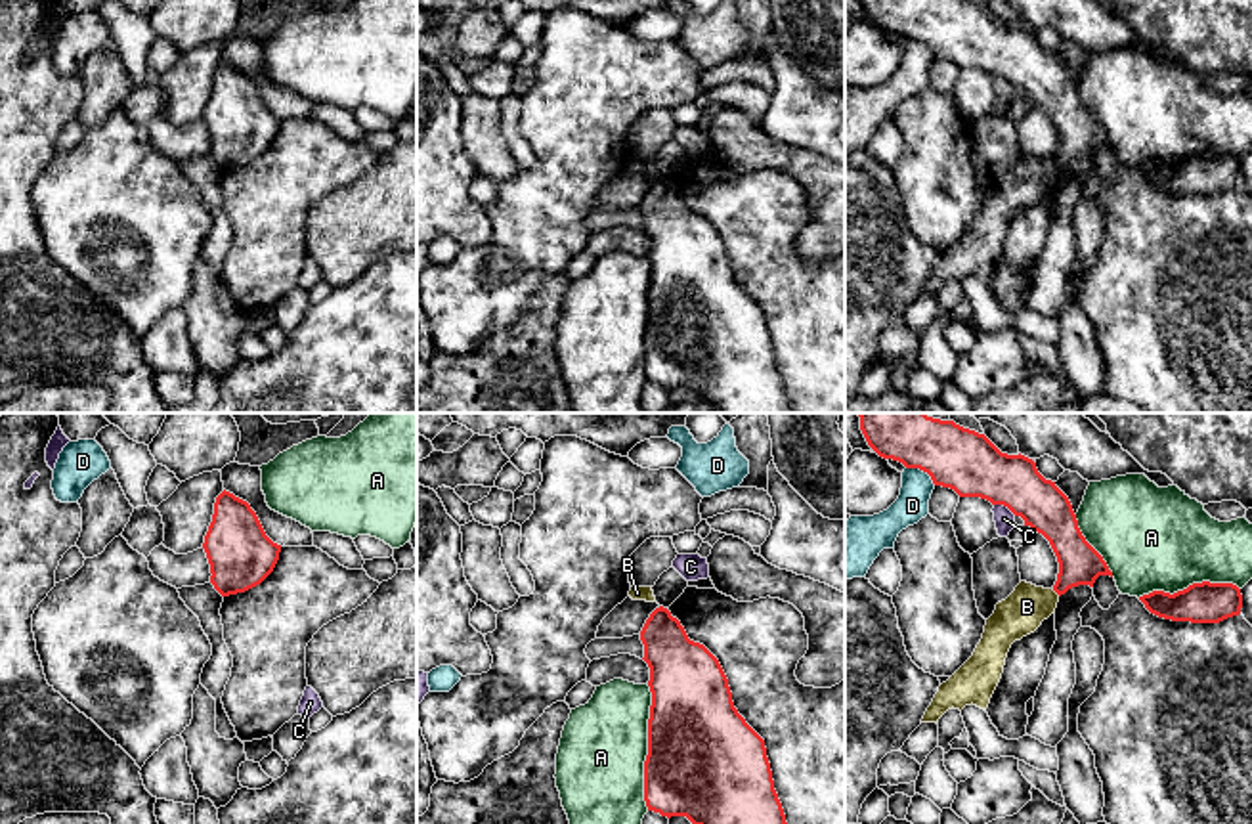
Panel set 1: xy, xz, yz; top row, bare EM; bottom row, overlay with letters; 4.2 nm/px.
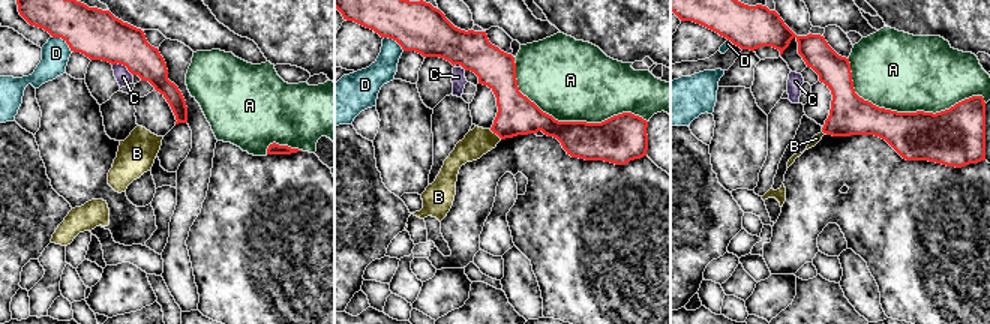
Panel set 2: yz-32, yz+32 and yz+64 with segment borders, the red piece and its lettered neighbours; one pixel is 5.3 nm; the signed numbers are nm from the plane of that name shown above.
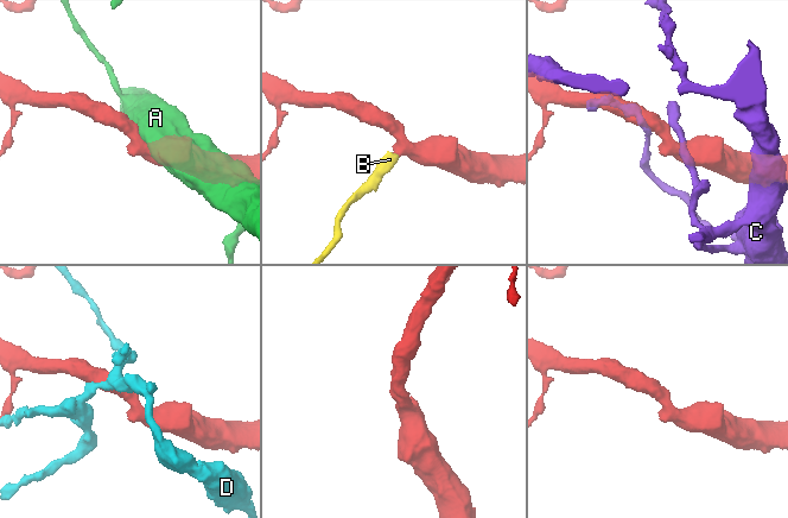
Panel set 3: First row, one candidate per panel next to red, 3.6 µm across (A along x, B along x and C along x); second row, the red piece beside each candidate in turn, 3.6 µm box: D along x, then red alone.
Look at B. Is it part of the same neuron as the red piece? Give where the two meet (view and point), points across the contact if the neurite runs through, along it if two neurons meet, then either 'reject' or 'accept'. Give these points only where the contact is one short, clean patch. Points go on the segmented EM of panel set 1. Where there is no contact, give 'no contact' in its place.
yz (1056, 591) | along yz (1052, 589), (1059, 595) | reject

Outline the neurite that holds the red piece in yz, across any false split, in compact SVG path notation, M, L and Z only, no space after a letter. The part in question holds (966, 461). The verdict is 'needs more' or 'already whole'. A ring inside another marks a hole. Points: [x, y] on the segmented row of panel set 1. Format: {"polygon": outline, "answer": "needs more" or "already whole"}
{"polygon": "M858 413L860 430L868 445L883 459L902 463L906 468L927 472L935 486L950 488L960 497L981 497L992 505L1007 507L1034 531L1042 533L1059 562L1053 591L1061 596L1078 585L1093 587L1099 575L1111 575L1103 556L1086 541L1078 528L1069 497L1046 480L1036 463L1025 455L1002 453L984 434L963 428L954 421L940 421L925 413Z", "answer": "already whole"}

